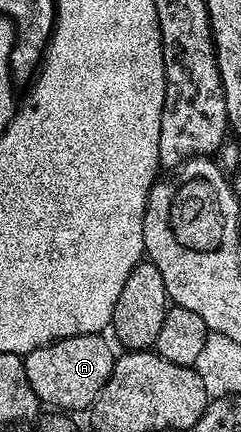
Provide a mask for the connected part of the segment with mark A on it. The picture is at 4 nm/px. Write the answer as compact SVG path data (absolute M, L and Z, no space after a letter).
M102 333L72 335L68 339L36 347L36 351L25 354L28 383L32 383L32 391L36 391L43 406L51 405L54 411L89 410L93 406L100 391L108 383L108 375L112 375L116 356L115 350L110 350L104 338Z

